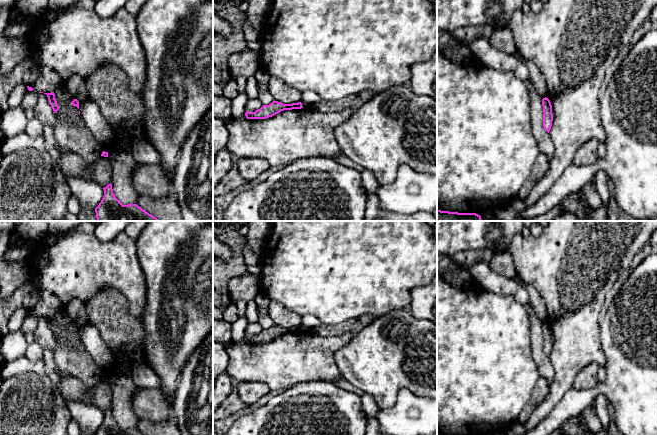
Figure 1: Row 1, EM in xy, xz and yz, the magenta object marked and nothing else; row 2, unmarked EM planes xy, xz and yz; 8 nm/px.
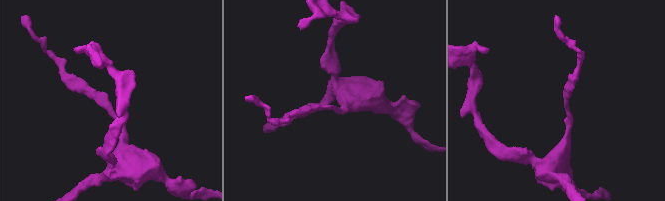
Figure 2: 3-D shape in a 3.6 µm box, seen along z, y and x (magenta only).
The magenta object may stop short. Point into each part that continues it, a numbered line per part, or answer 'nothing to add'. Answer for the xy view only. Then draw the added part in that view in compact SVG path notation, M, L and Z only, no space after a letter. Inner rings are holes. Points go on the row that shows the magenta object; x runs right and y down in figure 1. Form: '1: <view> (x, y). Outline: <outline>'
nothing to add

